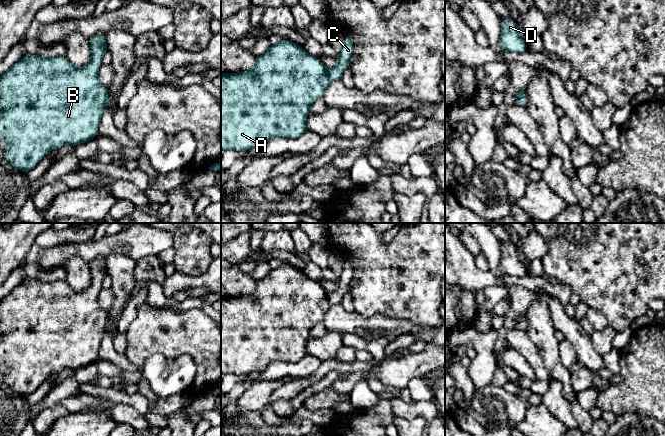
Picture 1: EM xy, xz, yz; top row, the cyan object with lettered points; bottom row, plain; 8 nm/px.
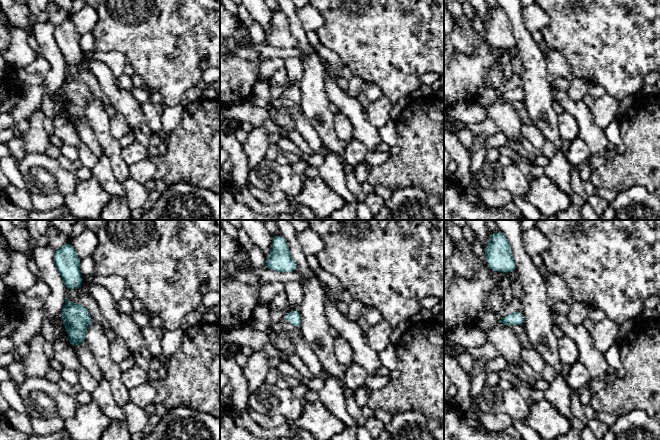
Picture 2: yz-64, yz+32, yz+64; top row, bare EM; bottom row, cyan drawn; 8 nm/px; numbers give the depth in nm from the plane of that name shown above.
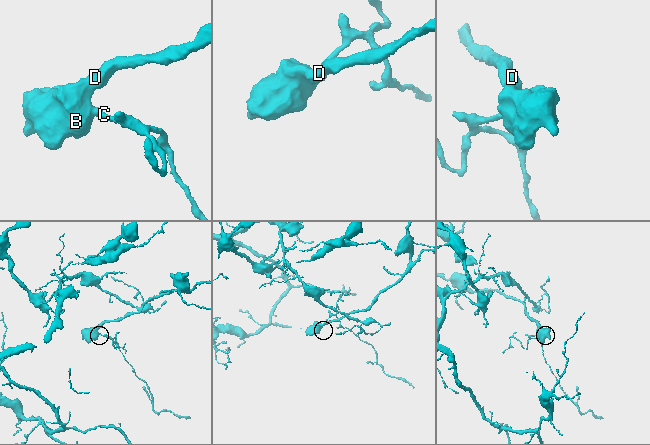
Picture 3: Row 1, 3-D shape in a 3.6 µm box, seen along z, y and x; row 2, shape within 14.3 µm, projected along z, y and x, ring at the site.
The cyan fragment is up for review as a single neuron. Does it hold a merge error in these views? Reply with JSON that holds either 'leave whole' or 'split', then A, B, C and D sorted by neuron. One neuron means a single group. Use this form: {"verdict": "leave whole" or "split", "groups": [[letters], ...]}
{"verdict": "split", "groups": [["A", "B", "D"], ["C"]]}

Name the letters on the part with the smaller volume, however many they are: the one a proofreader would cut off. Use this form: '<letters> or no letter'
C

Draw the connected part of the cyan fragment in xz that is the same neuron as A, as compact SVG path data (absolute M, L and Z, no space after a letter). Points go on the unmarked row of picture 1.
M287 263L280 264L277 268L272 268L268 275L257 282L255 290L240 297L225 296L221 298L221 374L247 375L256 371L264 370L271 361L288 361L296 363L307 355L306 344L313 327L323 320L331 304L328 294L325 293L320 282L308 278L302 270L299 270Z

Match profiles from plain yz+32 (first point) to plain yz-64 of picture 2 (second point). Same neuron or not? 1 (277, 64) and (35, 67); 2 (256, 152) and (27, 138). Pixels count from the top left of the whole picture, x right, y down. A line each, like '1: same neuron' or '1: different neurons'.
1: same neuron
2: same neuron

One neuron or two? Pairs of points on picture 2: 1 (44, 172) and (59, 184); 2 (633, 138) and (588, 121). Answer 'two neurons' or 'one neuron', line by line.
1: one neuron
2: two neurons

